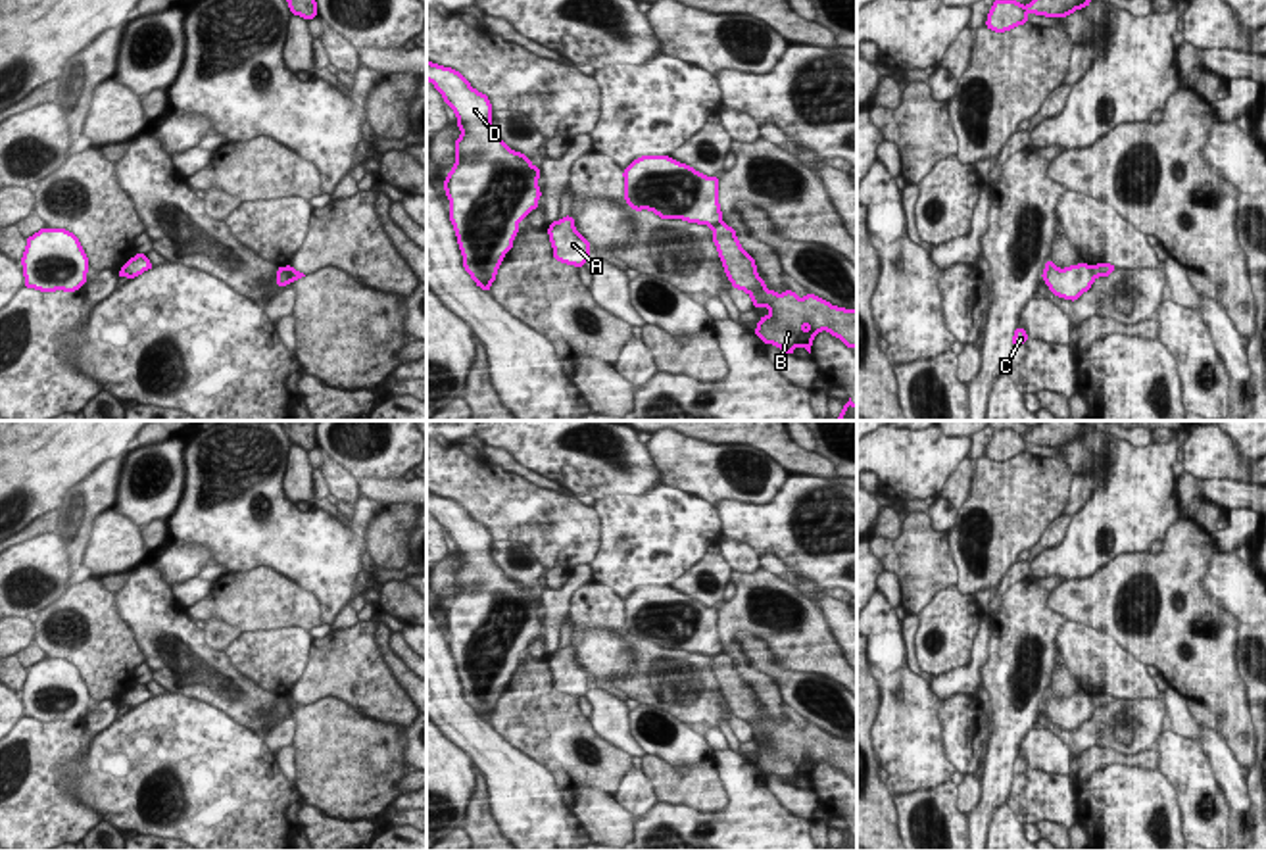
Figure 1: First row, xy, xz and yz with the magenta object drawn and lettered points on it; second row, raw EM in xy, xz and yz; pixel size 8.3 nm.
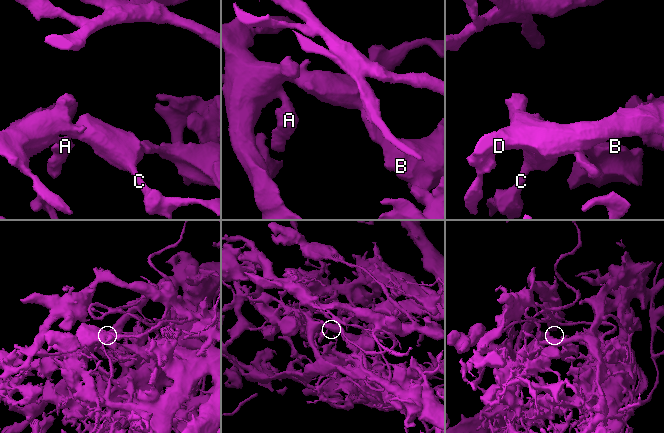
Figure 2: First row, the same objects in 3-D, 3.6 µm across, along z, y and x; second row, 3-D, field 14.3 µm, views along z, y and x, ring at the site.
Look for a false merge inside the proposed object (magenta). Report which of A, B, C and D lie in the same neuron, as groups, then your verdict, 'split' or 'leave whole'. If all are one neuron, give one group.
A C D / B | split

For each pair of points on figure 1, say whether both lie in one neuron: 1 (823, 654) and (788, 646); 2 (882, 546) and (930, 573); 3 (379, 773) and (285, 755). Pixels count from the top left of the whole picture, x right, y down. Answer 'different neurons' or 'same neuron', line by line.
1: same neuron
2: same neuron
3: different neurons

